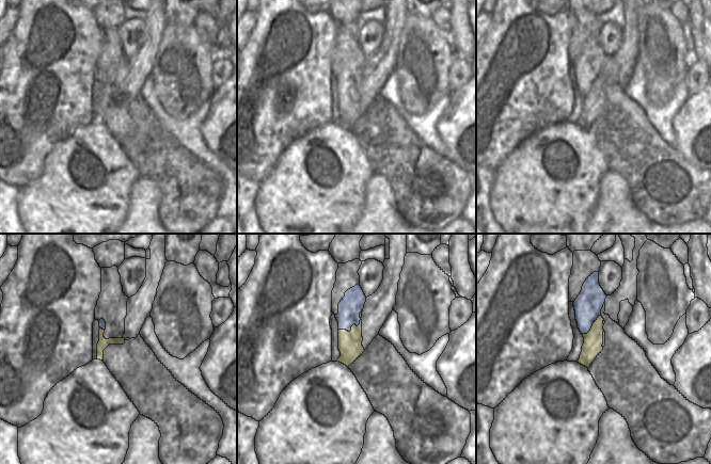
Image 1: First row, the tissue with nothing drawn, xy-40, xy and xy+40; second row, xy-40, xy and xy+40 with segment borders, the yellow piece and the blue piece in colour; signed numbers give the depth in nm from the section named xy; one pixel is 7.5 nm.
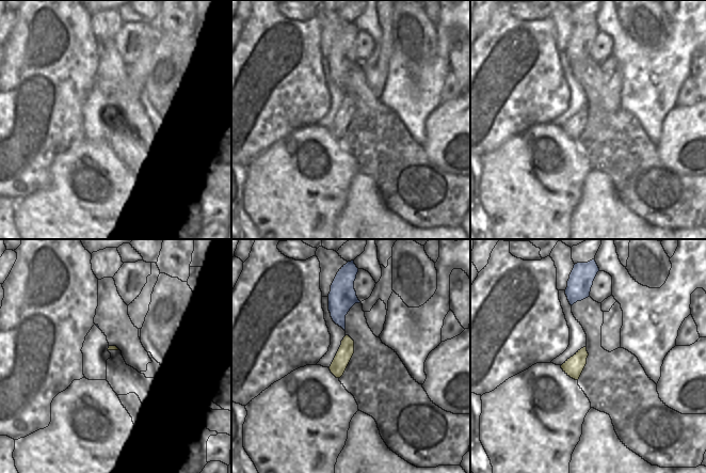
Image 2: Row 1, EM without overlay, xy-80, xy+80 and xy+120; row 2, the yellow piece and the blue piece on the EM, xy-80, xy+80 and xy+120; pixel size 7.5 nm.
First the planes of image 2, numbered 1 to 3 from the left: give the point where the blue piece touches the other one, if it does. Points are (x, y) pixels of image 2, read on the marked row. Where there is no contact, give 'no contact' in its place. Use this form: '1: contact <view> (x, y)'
1: no contact
2: no contact
3: no contact

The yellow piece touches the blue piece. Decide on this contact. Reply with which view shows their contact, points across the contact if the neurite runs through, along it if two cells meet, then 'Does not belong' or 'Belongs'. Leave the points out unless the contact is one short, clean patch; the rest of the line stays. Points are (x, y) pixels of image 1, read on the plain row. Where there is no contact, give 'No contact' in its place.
Touches yellow in xy. Boundary: xy (360, 80), (360, 83), (353, 85), (349, 92), (338, 91). Does not belong

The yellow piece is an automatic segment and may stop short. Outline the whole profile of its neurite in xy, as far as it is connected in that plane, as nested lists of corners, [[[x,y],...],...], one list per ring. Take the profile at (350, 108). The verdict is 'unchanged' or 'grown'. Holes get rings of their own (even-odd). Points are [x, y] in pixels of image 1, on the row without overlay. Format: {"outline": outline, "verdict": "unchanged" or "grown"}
{"outline": [[[390,0],[390,19],[383,23],[383,41],[379,49],[366,59],[360,85],[353,85],[351,92],[338,91],[338,111],[341,117],[337,123],[347,128],[353,125],[370,106],[373,100],[379,95],[379,92],[386,79],[396,66],[396,55],[398,53],[398,43],[400,34],[405,26],[405,17],[407,15],[407,0]]], "verdict": "grown"}

